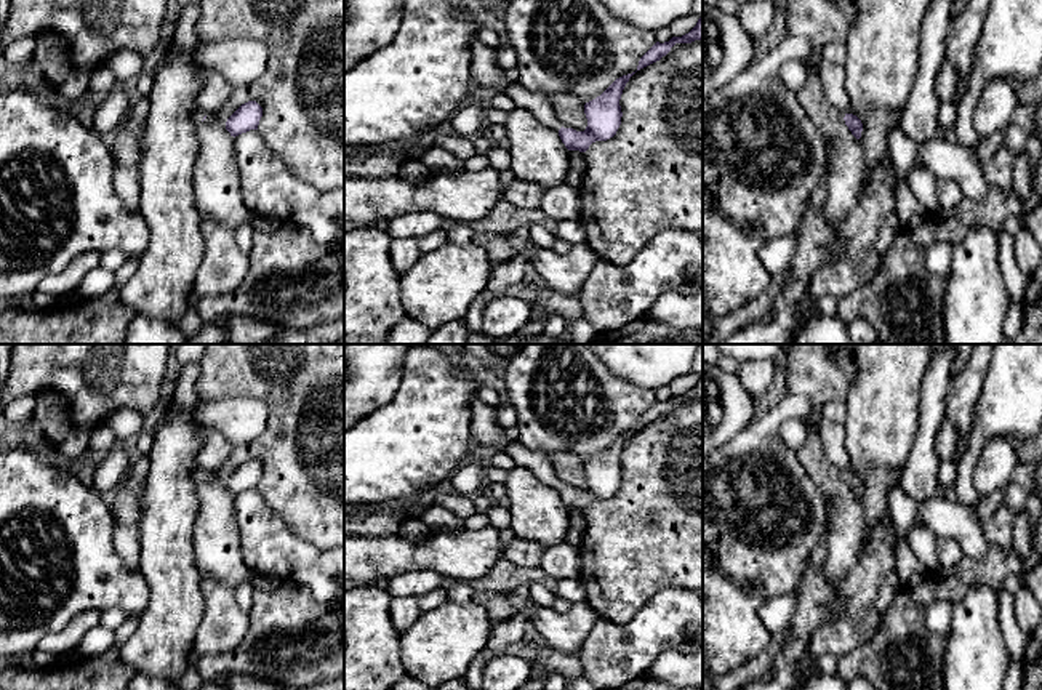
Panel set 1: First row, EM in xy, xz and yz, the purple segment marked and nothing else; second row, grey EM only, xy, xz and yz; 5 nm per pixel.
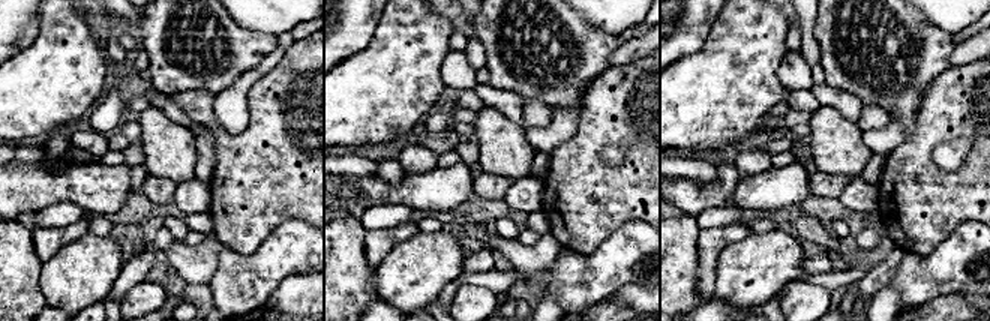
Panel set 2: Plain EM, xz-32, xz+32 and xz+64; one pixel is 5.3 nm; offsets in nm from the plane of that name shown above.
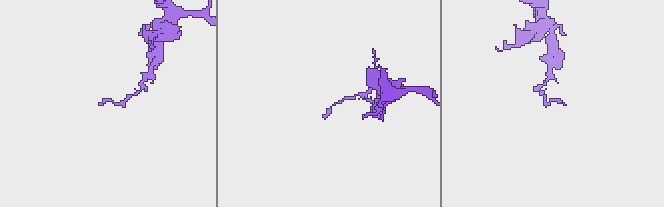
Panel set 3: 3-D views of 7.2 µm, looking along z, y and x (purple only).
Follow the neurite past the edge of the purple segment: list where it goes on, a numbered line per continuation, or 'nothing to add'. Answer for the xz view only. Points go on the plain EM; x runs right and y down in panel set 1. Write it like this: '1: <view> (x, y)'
1: xz (540, 463)

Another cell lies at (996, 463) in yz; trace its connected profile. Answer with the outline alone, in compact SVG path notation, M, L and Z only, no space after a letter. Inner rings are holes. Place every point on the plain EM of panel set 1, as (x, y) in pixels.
M1005 435L988 439L972 472L972 482L980 496L1005 488L1016 463L1015 440Z

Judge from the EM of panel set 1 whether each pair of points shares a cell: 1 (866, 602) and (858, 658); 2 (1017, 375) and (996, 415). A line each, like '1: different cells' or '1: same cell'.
1: different cells
2: same cell

